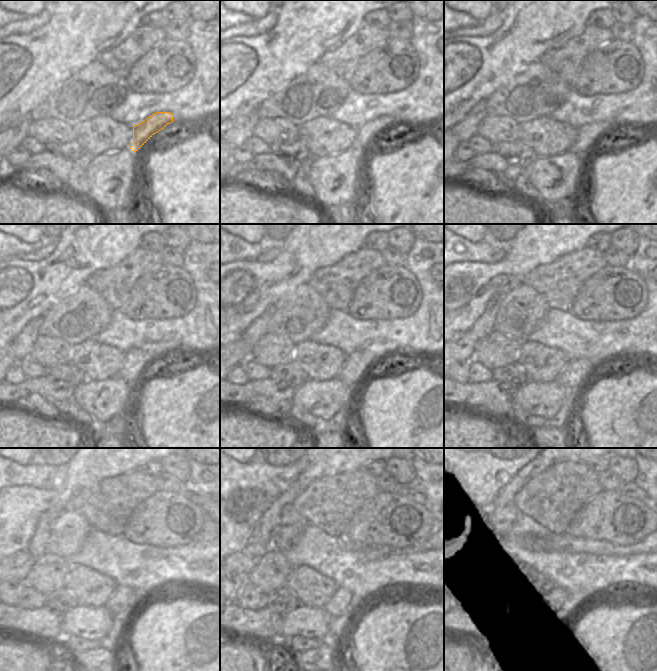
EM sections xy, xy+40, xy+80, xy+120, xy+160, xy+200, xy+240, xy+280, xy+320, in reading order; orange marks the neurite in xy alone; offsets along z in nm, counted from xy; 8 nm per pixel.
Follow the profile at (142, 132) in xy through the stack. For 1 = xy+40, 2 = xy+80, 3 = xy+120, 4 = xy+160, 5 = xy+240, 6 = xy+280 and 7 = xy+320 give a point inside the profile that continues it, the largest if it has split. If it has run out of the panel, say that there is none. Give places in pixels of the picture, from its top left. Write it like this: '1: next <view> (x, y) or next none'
1: next xy+40 (366, 133)
2: next xy+80 (587, 135)
3: next xy+120 (135, 362)
4: next xy+160 (357, 364)
5: next xy+240 (119, 603)
6: next xy+280 (339, 605)
7: next xy+320 (558, 608)

